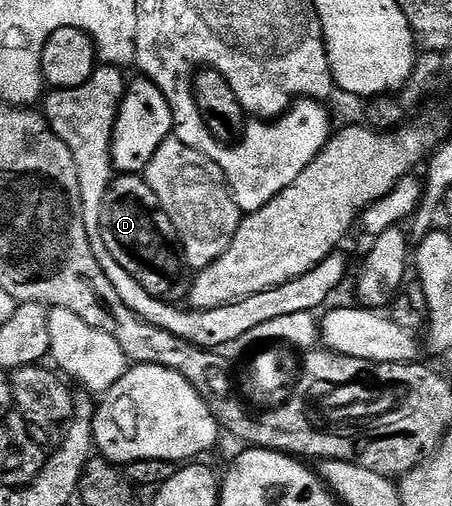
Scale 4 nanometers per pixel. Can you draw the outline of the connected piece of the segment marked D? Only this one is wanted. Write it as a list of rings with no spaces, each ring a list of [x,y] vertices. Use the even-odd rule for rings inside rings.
[[[117,174],[106,193],[106,201],[102,201],[100,214],[100,236],[106,241],[106,249],[110,249],[114,261],[146,289],[155,299],[166,303],[179,304],[187,300],[192,289],[190,268],[184,262],[184,252],[176,238],[176,230],[160,210],[158,197],[154,197],[154,189],[150,189],[148,180],[139,174]]]

